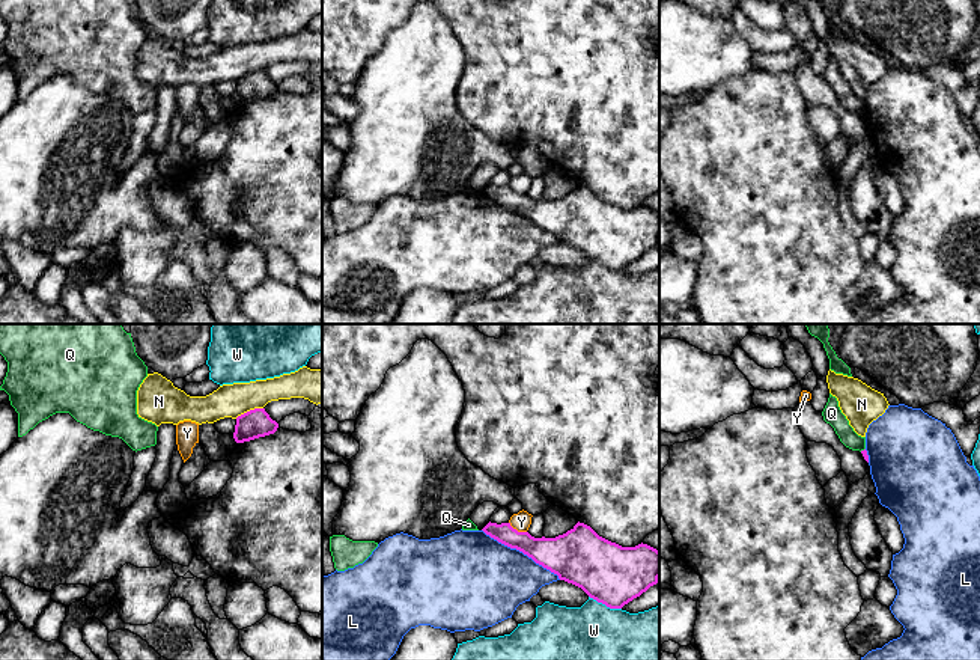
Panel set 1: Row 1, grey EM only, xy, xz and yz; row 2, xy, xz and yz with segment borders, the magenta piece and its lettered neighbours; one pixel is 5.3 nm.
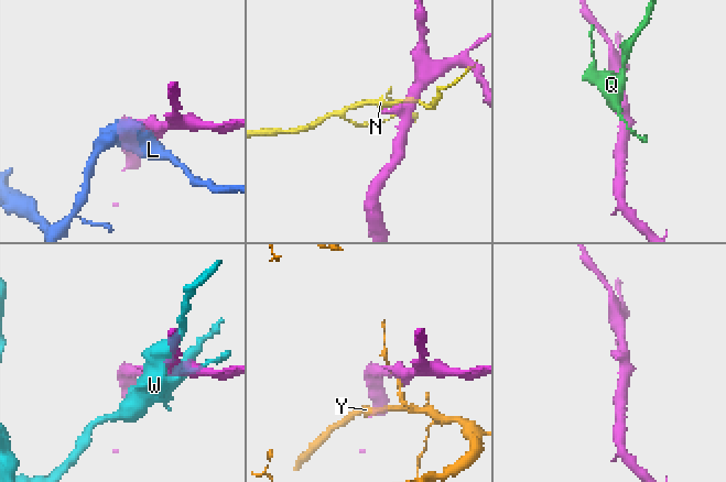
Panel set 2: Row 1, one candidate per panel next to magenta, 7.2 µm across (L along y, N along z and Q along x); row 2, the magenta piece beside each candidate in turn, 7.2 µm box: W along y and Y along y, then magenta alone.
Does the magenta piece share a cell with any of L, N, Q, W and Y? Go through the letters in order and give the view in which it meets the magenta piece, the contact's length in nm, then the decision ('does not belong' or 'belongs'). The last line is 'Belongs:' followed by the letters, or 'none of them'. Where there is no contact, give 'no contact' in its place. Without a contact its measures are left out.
L: meets magenta in xz; contact 500 nm long; does not belong
N: meets magenta in xy; contact 160 nm long; does not belong
Q: meets magenta in yz; contact 40 nm long; does not belong
W: meets magenta in xz; contact 190 nm long; does not belong
Y: meets magenta in xz; contact 110 nm long; does not belong
Belongs: none of them

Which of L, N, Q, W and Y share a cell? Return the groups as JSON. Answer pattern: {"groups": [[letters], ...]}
{"groups": [["L"], ["N"], ["Q"], ["W"], ["Y"]]}

